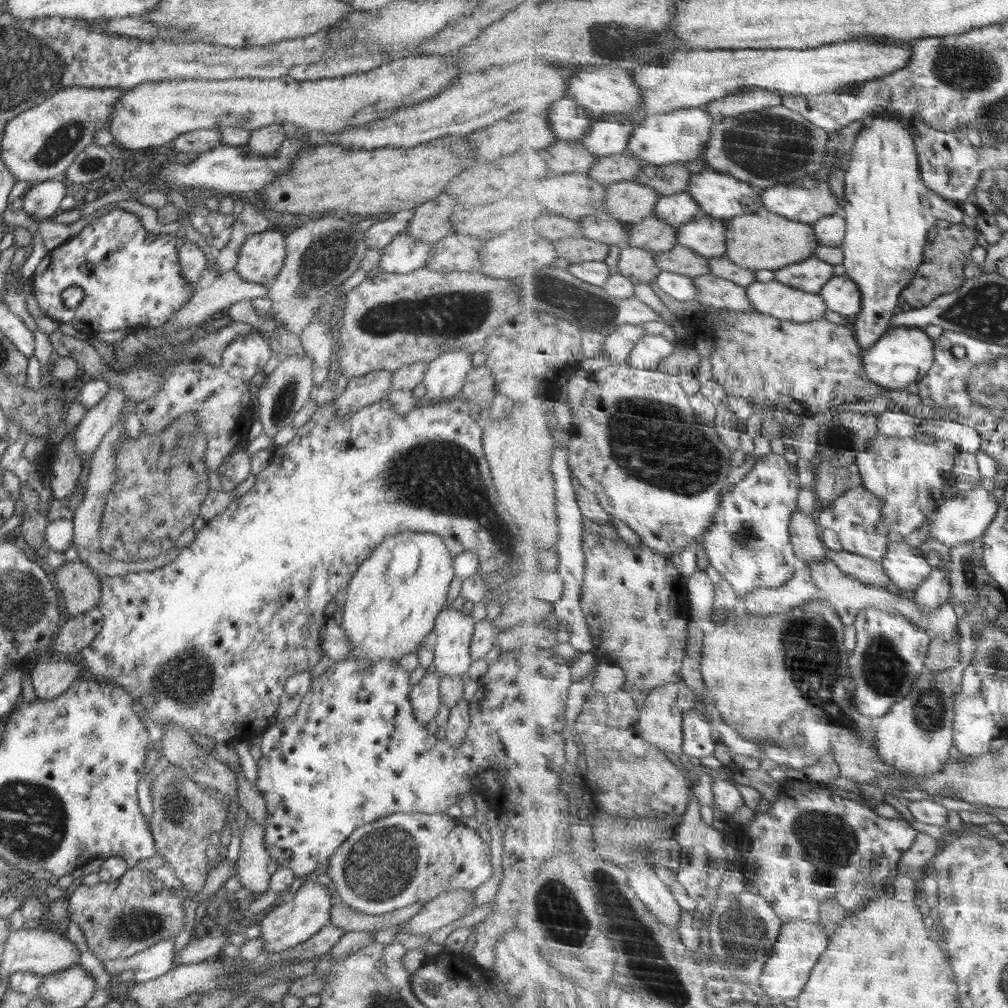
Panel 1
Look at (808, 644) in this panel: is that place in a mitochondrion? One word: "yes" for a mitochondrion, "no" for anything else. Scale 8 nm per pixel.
yes

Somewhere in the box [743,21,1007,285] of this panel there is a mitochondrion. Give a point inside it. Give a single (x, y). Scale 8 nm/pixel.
(973, 68)

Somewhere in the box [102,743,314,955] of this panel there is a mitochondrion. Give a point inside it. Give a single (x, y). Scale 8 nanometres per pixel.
(140, 924)

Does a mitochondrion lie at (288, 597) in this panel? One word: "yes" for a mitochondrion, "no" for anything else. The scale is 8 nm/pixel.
no

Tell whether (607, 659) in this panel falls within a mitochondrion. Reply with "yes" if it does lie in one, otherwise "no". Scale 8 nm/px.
no

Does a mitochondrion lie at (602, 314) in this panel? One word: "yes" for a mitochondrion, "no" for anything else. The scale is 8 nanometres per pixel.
yes

